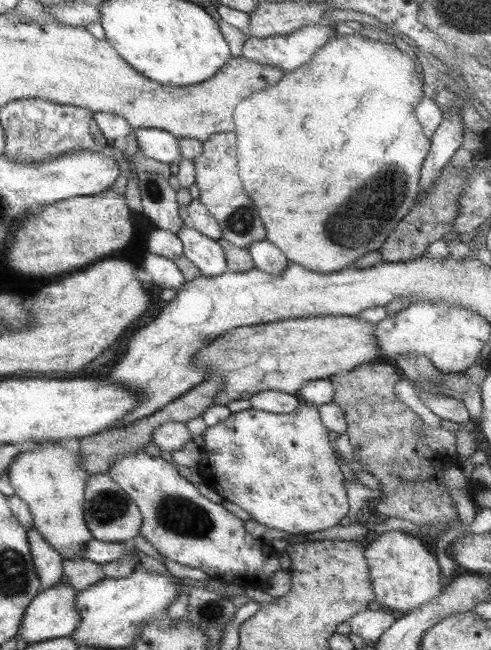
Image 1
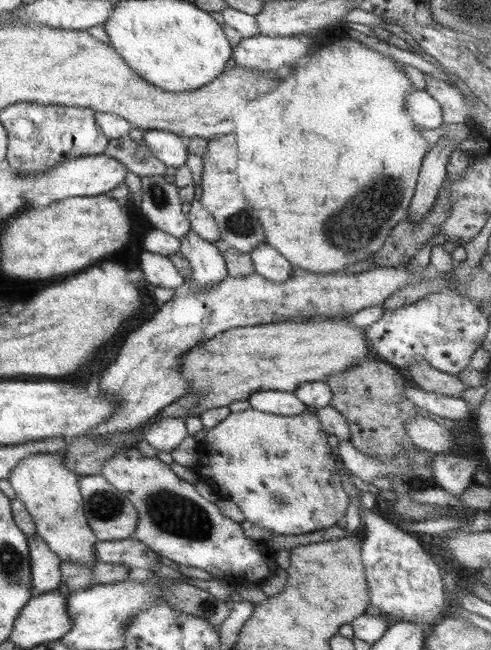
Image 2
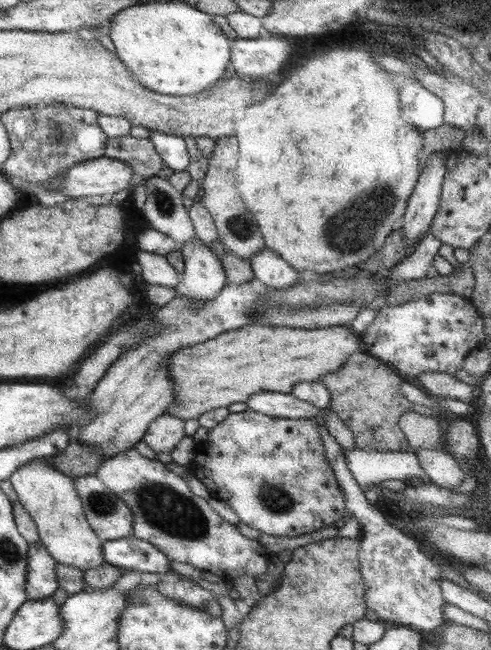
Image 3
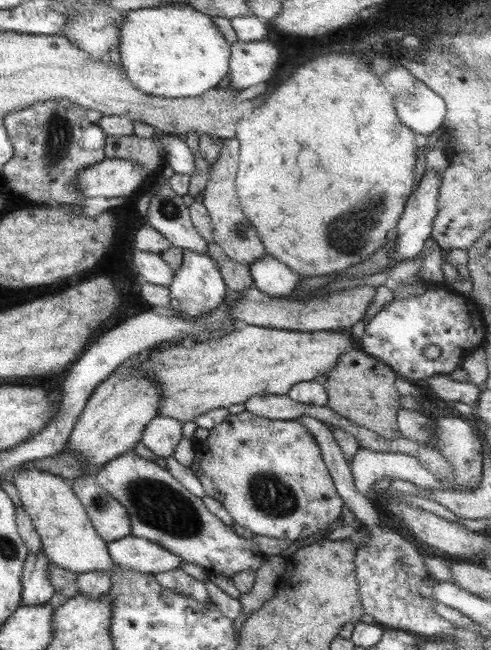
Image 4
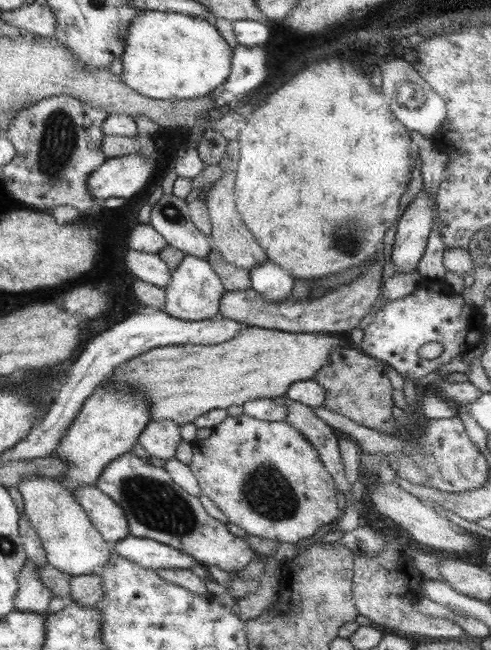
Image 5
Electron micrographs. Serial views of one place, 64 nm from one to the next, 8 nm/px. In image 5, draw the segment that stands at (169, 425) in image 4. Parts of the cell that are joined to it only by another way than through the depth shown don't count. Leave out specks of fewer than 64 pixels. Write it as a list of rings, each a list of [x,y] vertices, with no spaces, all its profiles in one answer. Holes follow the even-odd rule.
[[[168,419],[150,421],[140,434],[138,442],[150,457],[172,460],[182,440],[180,425]]]

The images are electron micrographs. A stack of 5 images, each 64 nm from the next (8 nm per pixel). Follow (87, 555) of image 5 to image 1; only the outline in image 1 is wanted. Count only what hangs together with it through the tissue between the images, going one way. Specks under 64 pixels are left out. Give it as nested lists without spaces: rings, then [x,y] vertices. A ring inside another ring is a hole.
[[[37,443],[38,446],[32,450],[31,448],[22,451],[22,454],[16,456],[16,460],[12,460],[8,468],[8,479],[12,484],[15,495],[22,501],[26,502],[30,513],[33,517],[33,527],[40,532],[46,541],[49,542],[64,559],[82,559],[83,548],[87,542],[93,538],[92,533],[86,527],[84,519],[84,500],[86,481],[90,479],[91,474],[80,468],[80,459],[82,454],[77,446],[70,443]]]

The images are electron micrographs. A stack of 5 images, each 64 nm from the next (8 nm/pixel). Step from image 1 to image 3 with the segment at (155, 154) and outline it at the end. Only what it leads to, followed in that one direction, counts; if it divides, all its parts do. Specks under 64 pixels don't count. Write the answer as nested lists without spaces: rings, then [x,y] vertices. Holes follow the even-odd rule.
[[[151,130],[149,141],[152,142],[154,150],[167,166],[174,171],[187,170],[190,164],[190,154],[186,149],[183,136]]]

